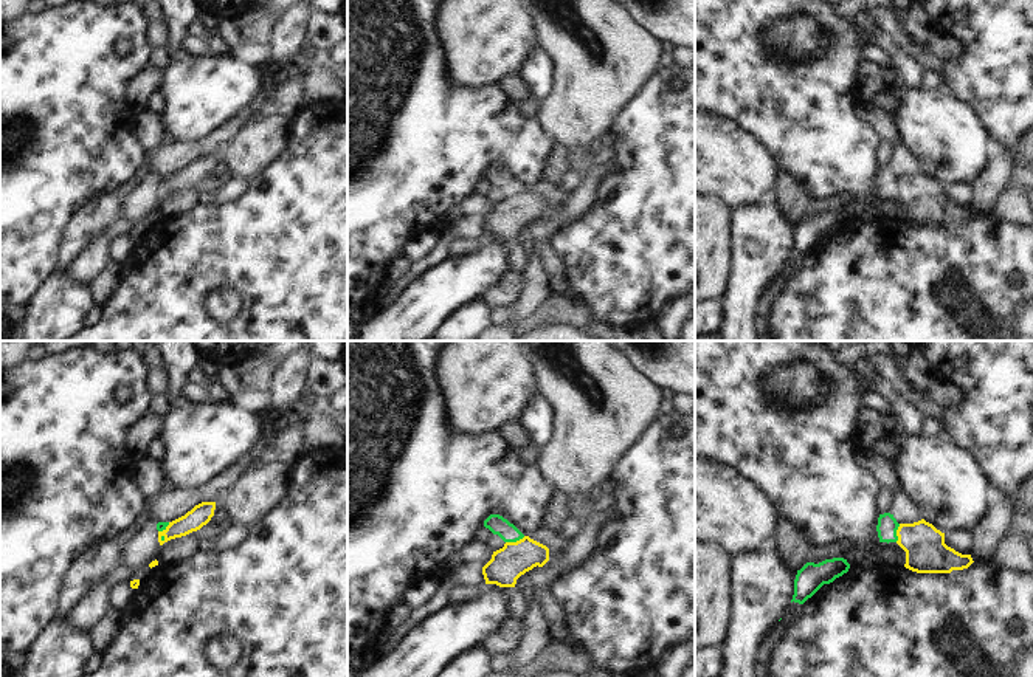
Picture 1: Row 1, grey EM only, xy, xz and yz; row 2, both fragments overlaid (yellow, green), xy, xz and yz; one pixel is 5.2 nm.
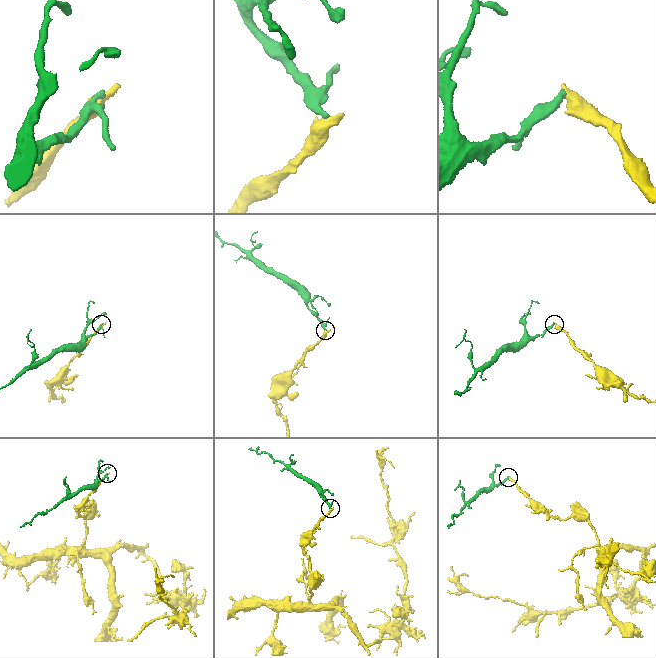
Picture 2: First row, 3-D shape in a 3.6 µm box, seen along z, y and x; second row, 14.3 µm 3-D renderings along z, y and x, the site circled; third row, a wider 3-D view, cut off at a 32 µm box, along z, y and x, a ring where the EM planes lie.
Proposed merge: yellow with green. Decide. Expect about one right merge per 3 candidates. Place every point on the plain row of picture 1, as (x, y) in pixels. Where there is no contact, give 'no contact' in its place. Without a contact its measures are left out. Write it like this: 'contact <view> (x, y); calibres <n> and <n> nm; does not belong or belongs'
contact xz (517, 194); calibres 180 and 100 nm; does not belong

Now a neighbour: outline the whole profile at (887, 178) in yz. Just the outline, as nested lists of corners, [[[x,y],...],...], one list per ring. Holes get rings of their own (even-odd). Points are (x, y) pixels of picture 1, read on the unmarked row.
[[[903,144],[893,150],[892,160],[887,166],[878,170],[878,191],[879,195],[897,195],[897,183],[901,177],[914,177],[921,174],[921,166],[915,155]]]

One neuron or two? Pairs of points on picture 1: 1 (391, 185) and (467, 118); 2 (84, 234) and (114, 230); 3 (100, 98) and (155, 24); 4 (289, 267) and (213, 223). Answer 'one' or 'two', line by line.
1: one
2: two
3: two
4: one

